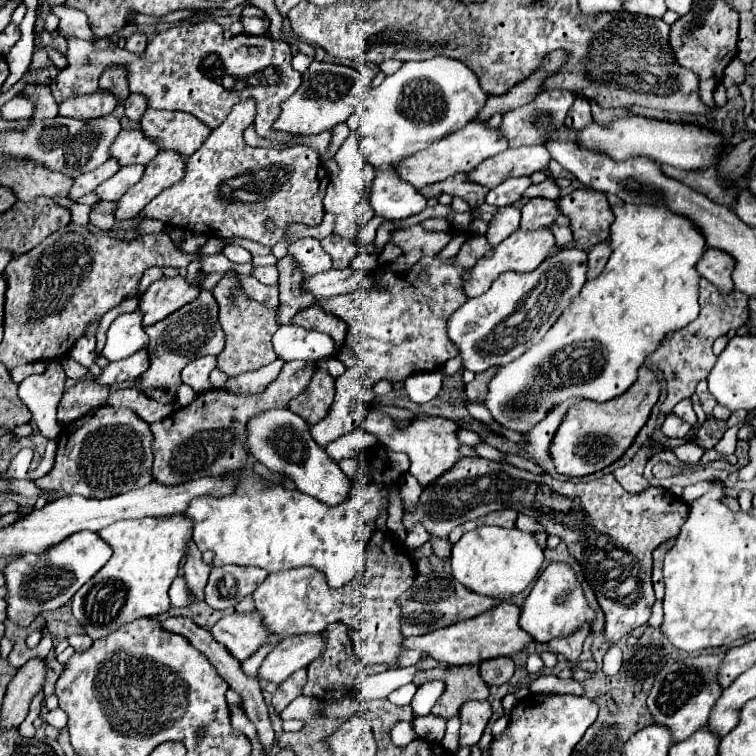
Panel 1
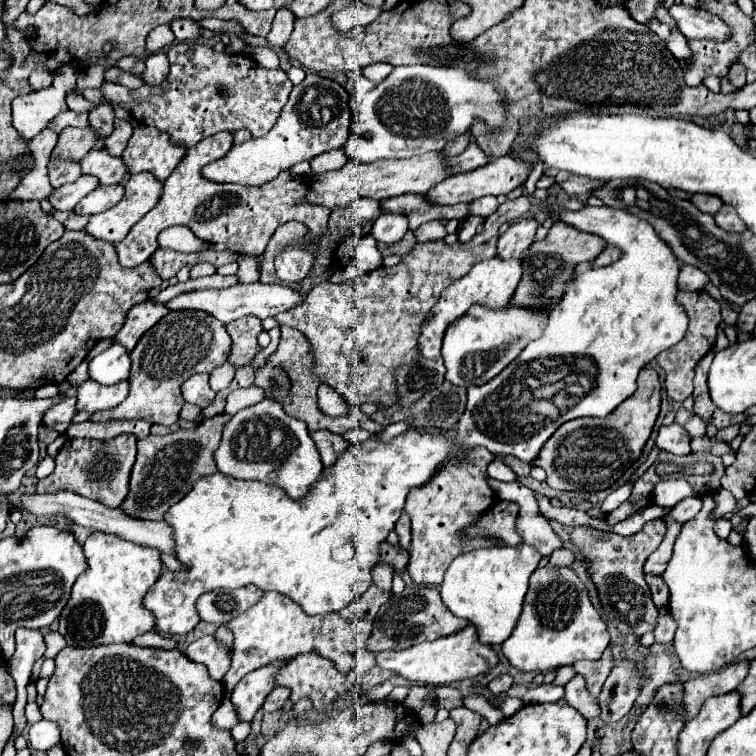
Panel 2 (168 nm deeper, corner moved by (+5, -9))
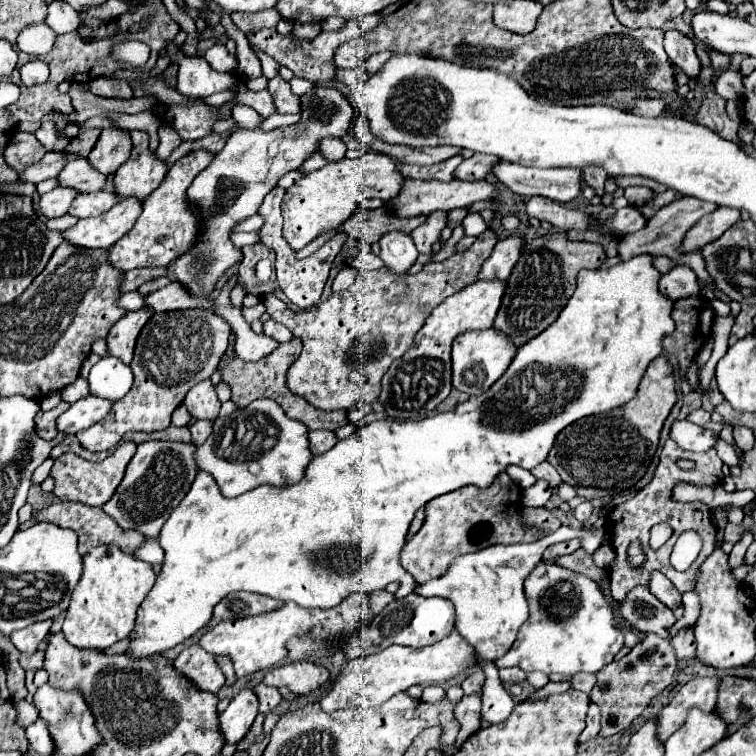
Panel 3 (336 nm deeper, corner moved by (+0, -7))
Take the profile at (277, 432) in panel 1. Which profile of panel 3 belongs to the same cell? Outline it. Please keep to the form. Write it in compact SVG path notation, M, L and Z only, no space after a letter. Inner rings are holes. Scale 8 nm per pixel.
M258 399L244 409L236 409L234 413L230 413L226 417L214 419L212 433L208 435L208 439L202 445L196 447L194 461L200 471L206 471L208 475L214 477L214 481L224 497L238 497L262 483L270 483L270 485L298 483L304 477L306 465L310 463L308 459L312 459L312 451L308 447L310 447L308 429L304 429L304 425L300 425L300 421L288 419L286 413L280 409L280 405L276 405L276 401Z

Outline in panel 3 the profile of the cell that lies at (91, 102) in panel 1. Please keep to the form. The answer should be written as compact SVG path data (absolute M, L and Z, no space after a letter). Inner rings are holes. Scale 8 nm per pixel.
M52 151L52 153L46 153L46 155L44 155L38 163L34 163L32 167L26 167L24 171L20 171L20 173L18 173L18 179L20 179L20 181L26 181L26 183L38 185L38 183L44 181L44 179L56 177L64 165L66 165L66 155L60 153L60 151Z

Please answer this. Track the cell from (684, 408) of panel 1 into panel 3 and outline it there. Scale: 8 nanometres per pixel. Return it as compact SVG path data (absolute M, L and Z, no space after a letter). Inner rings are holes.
M696 409L696 411L692 411L692 413L688 415L688 421L690 421L690 423L696 423L696 425L700 425L700 427L708 427L708 425L710 425L710 413L706 413L704 409Z

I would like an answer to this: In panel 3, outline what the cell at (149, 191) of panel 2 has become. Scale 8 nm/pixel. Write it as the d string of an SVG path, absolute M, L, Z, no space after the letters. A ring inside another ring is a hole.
M134 197L122 199L110 211L94 219L80 219L74 227L66 229L62 237L74 247L108 249L132 229L136 217L140 215L140 209L142 203L138 199Z

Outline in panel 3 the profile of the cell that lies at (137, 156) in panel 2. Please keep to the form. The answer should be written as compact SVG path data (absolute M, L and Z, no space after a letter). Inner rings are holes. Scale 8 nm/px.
M130 131L132 137L132 155L130 159L116 171L114 175L114 193L120 199L138 197L146 199L166 177L168 167L148 149L148 133L146 131Z

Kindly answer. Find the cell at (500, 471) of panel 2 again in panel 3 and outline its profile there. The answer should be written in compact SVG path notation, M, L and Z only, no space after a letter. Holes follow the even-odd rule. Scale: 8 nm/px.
M510 467L510 469L506 469L508 473L510 473L510 477L522 487L522 489L528 489L528 487L532 487L534 483L536 483L536 477L530 473L530 471L524 471L524 469L520 469L520 467Z

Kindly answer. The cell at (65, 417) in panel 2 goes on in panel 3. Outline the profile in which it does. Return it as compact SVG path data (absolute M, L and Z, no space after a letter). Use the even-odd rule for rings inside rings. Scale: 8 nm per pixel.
M62 401L56 409L52 409L52 411L48 411L48 413L40 411L40 413L36 415L36 433L38 433L38 437L44 437L44 441L52 441L52 439L56 437L56 419L58 419L68 407L70 407L70 403Z

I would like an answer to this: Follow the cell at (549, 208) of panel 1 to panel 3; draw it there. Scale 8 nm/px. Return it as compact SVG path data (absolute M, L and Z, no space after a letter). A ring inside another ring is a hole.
M510 235L506 239L500 239L492 251L492 255L484 261L480 273L478 273L478 279L498 279L498 281L504 281L508 279L508 275L512 273L516 261L520 259L520 253L522 253L522 237L518 235Z

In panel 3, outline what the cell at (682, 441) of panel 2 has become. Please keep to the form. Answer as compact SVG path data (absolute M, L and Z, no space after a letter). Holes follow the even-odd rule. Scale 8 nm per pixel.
M674 421L670 429L670 437L686 451L708 451L716 447L718 443L718 433L698 427L690 421Z

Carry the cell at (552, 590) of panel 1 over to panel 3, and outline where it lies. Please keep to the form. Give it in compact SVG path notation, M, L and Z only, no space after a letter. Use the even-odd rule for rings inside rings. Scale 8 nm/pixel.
M540 563L530 573L530 577L524 579L524 595L530 605L530 617L520 627L518 639L514 641L512 649L495 662L498 669L508 667L520 667L522 671L530 673L562 673L562 675L576 675L576 673L598 673L604 665L612 663L616 653L624 645L624 633L620 633L614 627L614 613L608 607L608 601L604 599L600 587L574 571L568 571L556 563Z

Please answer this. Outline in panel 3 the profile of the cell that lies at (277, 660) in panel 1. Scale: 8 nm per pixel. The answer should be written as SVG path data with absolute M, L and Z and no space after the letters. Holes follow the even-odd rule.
M242 689L234 695L228 709L218 717L220 731L226 743L238 743L252 727L258 715L258 699L252 689Z

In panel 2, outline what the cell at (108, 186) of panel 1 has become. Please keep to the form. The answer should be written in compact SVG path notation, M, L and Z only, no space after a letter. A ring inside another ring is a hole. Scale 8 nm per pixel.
M111 185L111 187L97 187L95 191L91 191L77 207L75 213L79 215L95 215L95 213L103 213L111 207L115 207L121 199L123 199L123 185Z

